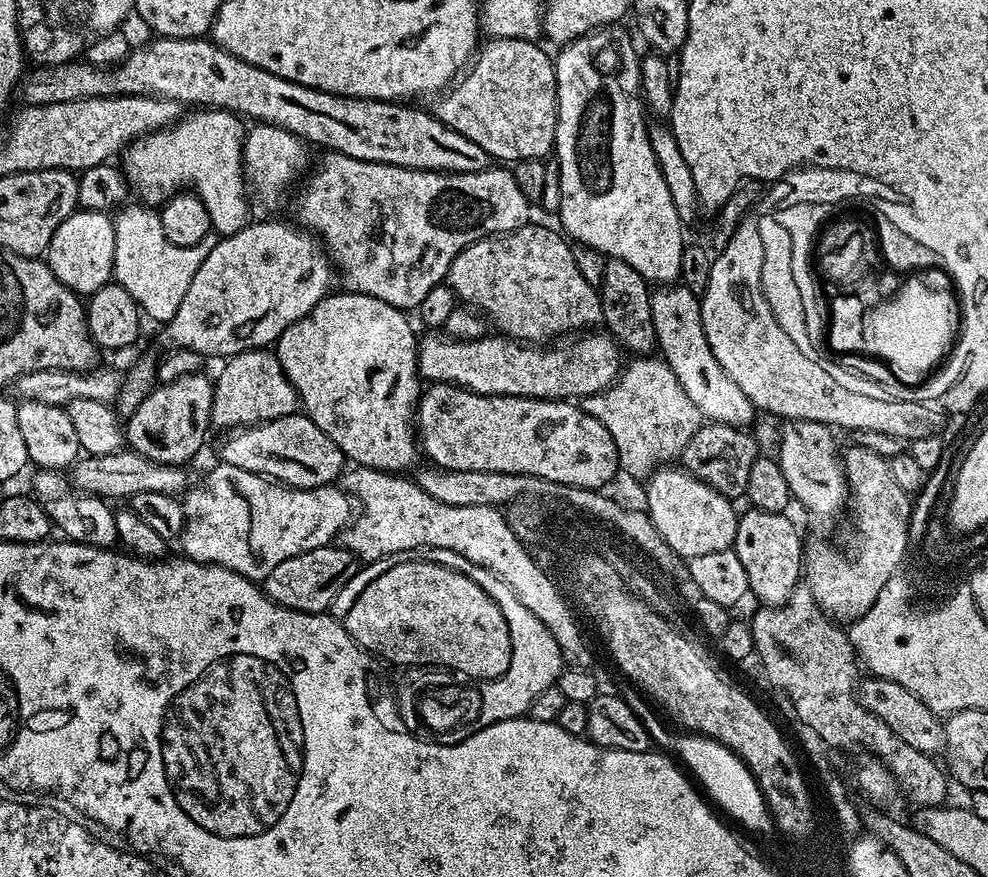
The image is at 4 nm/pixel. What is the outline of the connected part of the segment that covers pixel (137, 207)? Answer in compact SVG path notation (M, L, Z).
M140 202L132 203L125 203L114 216L114 280L123 286L130 298L134 298L147 319L149 316L152 320L167 322L178 314L178 306L194 274L198 274L198 266L202 266L206 254L214 250L217 237L210 234L202 238L196 248L174 246L174 242L162 234L159 211Z

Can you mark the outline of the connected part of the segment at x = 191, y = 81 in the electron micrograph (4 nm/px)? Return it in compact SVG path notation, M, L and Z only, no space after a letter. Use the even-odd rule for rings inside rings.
M169 36L152 38L145 48L133 47L123 62L111 68L98 68L87 62L73 62L40 66L32 71L29 71L18 85L18 100L20 96L19 103L24 106L61 104L71 100L82 100L85 96L154 96L178 100L184 106L206 104L202 106L234 112L252 122L273 124L300 137L309 145L321 144L324 150L341 152L350 158L366 162L417 168L423 172L481 172L490 167L488 152L482 150L478 142L470 142L470 138L458 134L458 130L450 130L450 126L437 120L431 111L423 112L422 109L412 108L416 106L409 106L404 102L335 96L332 92L307 88L286 78L278 78L250 62L242 62L242 58L230 54L225 48L219 48L208 38L194 40L179 40Z

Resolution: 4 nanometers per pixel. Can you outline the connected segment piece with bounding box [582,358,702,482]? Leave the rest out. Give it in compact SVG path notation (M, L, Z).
M636 358L632 365L625 367L616 377L613 384L598 394L585 396L582 407L586 414L598 418L606 430L610 430L610 438L614 438L614 446L618 446L618 458L623 475L633 476L641 482L647 481L661 468L679 461L682 450L686 450L686 442L694 438L700 429L702 417L698 406L690 402L686 390L682 390L682 382L674 378L674 370L660 358Z

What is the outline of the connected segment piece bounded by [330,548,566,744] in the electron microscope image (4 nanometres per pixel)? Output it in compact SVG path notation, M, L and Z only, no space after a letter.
M415 548L365 563L358 570L358 574L354 574L354 578L350 578L350 582L346 582L346 586L342 586L342 590L338 590L338 598L334 598L330 609L331 615L343 618L374 578L381 577L386 570L390 570L398 563L406 563L411 560L437 563L438 566L444 566L448 570L457 571L463 577L470 578L479 589L484 590L490 596L505 616L506 626L509 627L510 642L512 643L509 668L500 677L492 680L492 688L488 688L488 692L484 692L484 716L480 716L480 720L476 720L476 724L464 724L464 728L452 728L452 732L456 732L456 736L444 736L444 744L456 744L494 722L523 717L534 702L534 698L538 698L538 694L542 694L542 690L546 690L556 683L560 673L566 667L566 657L560 651L554 634L550 634L546 625L538 618L534 618L534 614L530 614L530 610L526 610L526 606L522 606L518 594L514 594L514 590L510 590L510 586L506 586L506 582L502 582L502 578L495 576L490 569L470 562L470 558L462 558L462 554L458 554L454 550Z

